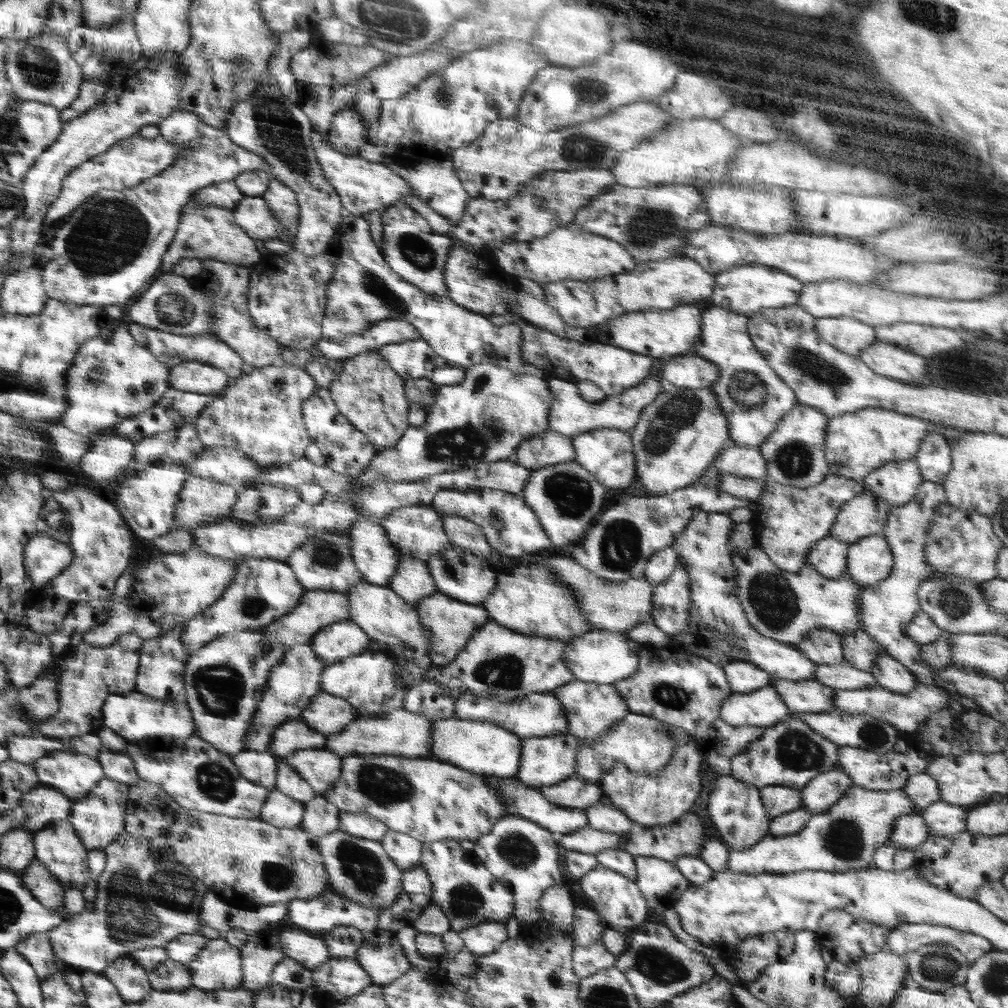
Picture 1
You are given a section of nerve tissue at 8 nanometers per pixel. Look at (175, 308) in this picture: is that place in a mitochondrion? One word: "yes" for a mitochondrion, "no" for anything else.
yes

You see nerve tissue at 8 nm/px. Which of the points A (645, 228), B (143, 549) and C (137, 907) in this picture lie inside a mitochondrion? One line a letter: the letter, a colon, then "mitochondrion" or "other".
A: mitochondrion
B: other
C: mitochondrion

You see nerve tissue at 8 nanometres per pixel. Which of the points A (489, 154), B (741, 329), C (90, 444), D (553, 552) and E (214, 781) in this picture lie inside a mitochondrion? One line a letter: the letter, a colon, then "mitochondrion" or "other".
A: other
B: other
C: other
D: other
E: mitochondrion

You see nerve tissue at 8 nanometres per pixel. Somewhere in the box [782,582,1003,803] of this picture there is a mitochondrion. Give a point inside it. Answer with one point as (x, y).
(953, 604)

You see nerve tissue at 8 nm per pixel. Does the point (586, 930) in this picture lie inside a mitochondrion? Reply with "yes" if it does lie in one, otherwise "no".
no

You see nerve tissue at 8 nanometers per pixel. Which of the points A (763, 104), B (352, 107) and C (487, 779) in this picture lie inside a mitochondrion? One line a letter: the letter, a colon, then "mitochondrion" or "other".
A: other
B: other
C: other

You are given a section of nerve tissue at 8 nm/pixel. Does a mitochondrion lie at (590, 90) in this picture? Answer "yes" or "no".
yes

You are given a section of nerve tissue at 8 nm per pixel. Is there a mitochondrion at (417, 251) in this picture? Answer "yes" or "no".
yes

